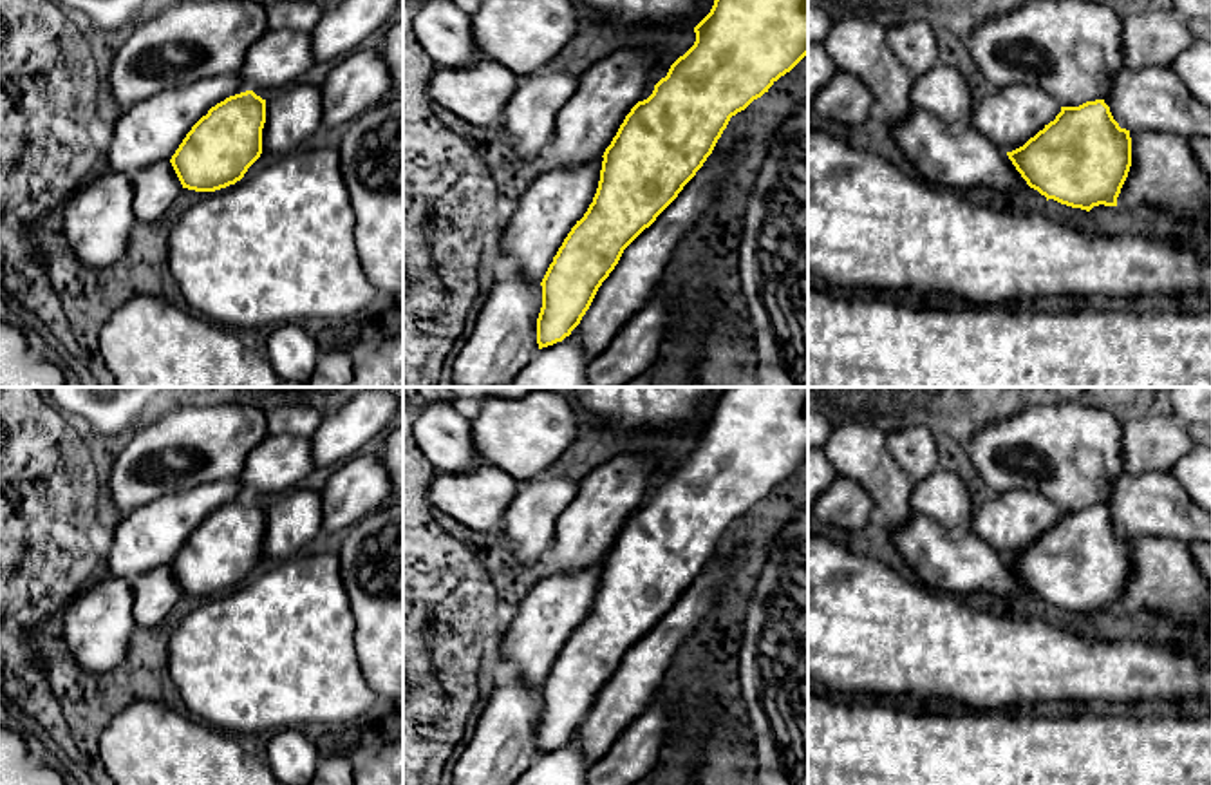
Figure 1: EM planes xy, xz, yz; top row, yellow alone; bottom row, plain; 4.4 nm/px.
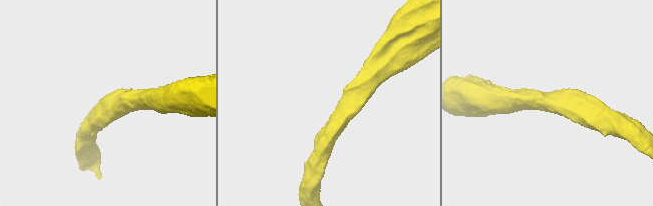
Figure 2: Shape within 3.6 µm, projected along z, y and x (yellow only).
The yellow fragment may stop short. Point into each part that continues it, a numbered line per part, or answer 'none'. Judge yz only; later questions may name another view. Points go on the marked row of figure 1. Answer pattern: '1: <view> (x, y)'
none

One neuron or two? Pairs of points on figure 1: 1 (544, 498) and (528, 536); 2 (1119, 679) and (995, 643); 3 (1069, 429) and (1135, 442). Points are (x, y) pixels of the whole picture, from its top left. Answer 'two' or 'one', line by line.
1: one
2: one
3: two

